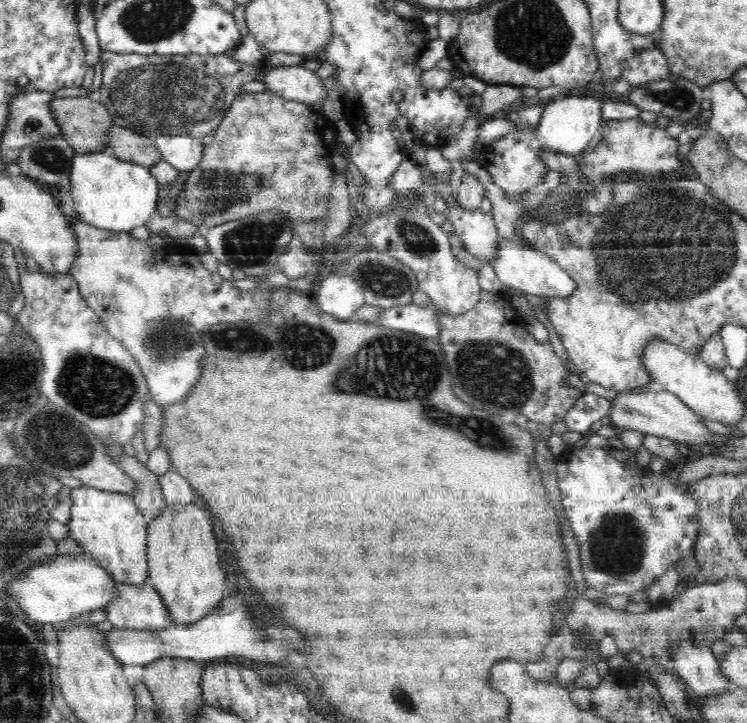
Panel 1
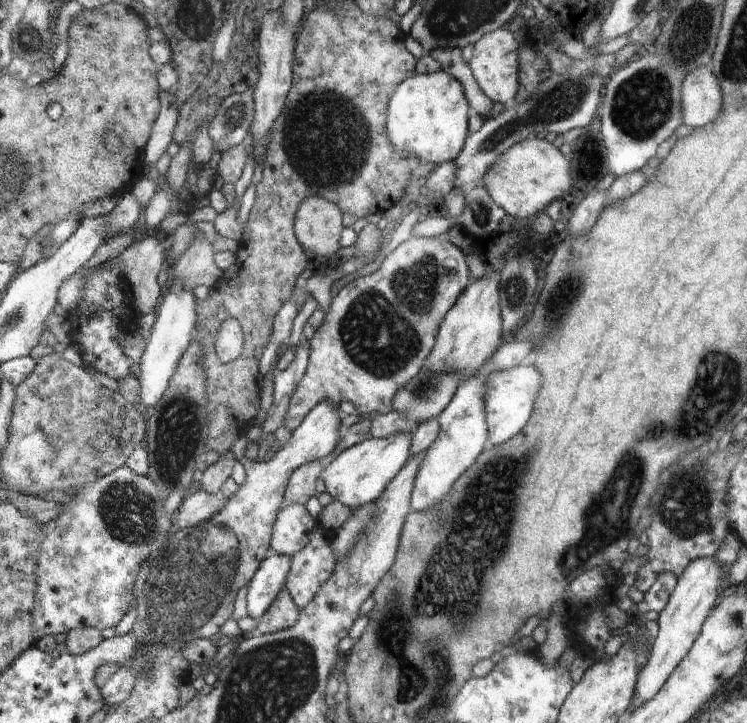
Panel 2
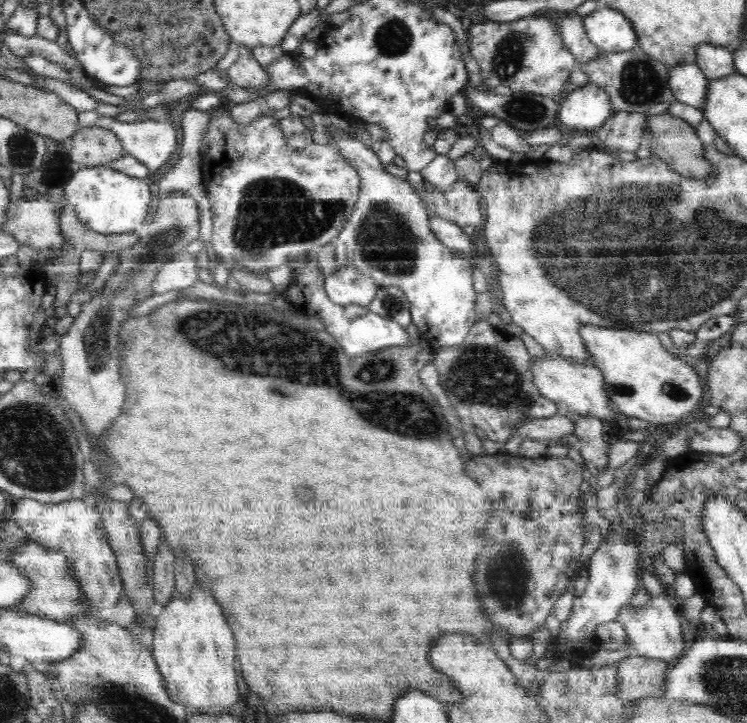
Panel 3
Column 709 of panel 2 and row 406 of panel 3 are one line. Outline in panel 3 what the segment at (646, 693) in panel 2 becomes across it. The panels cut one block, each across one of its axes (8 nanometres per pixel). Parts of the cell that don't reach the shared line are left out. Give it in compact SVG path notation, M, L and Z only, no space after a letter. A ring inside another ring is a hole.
M546 353L545 358L534 358L530 365L533 371L533 382L538 387L542 396L557 403L560 412L570 412L581 414L581 416L595 417L604 422L614 422L618 420L618 409L614 409L614 404L610 401L609 394L606 393L604 375L598 367L590 364L578 365L570 363L568 359L554 357L553 354Z

